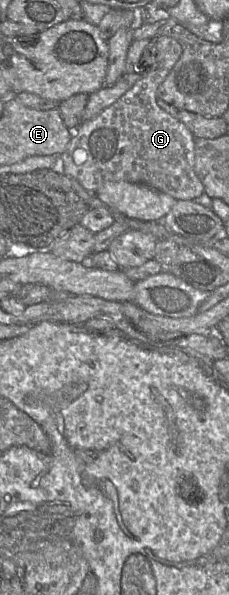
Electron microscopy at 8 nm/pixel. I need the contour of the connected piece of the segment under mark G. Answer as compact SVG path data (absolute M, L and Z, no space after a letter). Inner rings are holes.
M165 37L154 47L154 64L123 96L96 117L82 121L72 132L67 149L60 154L60 171L76 179L86 190L96 192L108 181L128 181L147 185L176 200L194 200L205 193L203 183L195 173L195 137L187 126L157 104L157 89L182 55L181 45Z

